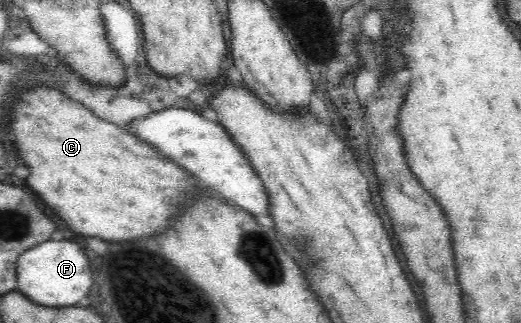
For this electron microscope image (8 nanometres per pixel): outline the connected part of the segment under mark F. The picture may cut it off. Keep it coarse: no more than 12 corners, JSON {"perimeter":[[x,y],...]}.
{"perimeter":[[47,241],[17,261],[17,289],[47,307],[93,287],[85,251]]}

